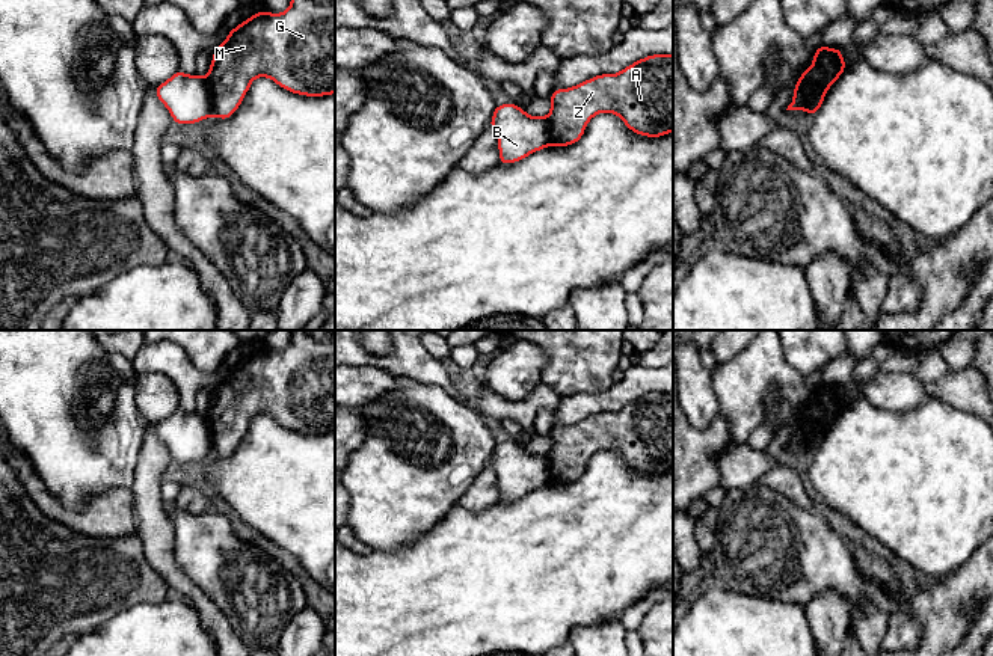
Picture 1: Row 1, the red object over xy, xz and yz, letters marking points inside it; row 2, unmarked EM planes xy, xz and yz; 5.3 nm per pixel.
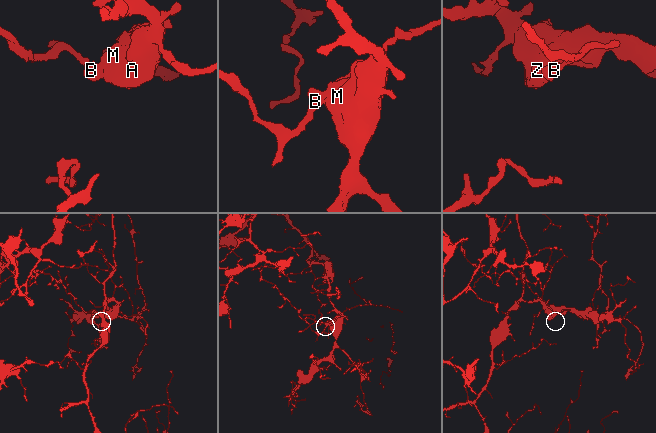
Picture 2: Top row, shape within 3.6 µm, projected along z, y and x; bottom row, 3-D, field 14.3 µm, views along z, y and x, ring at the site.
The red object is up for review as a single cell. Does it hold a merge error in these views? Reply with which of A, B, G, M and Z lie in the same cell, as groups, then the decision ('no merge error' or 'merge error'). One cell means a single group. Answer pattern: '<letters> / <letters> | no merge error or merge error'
A G M Z / B | merge error

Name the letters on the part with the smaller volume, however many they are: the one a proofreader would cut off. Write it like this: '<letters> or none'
B

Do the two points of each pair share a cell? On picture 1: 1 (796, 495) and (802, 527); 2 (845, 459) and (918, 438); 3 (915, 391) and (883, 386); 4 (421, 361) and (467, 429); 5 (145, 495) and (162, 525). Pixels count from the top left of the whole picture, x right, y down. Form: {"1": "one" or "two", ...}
{"1": "two", "2": "one", "3": "one", "4": "two", "5": "one"}

